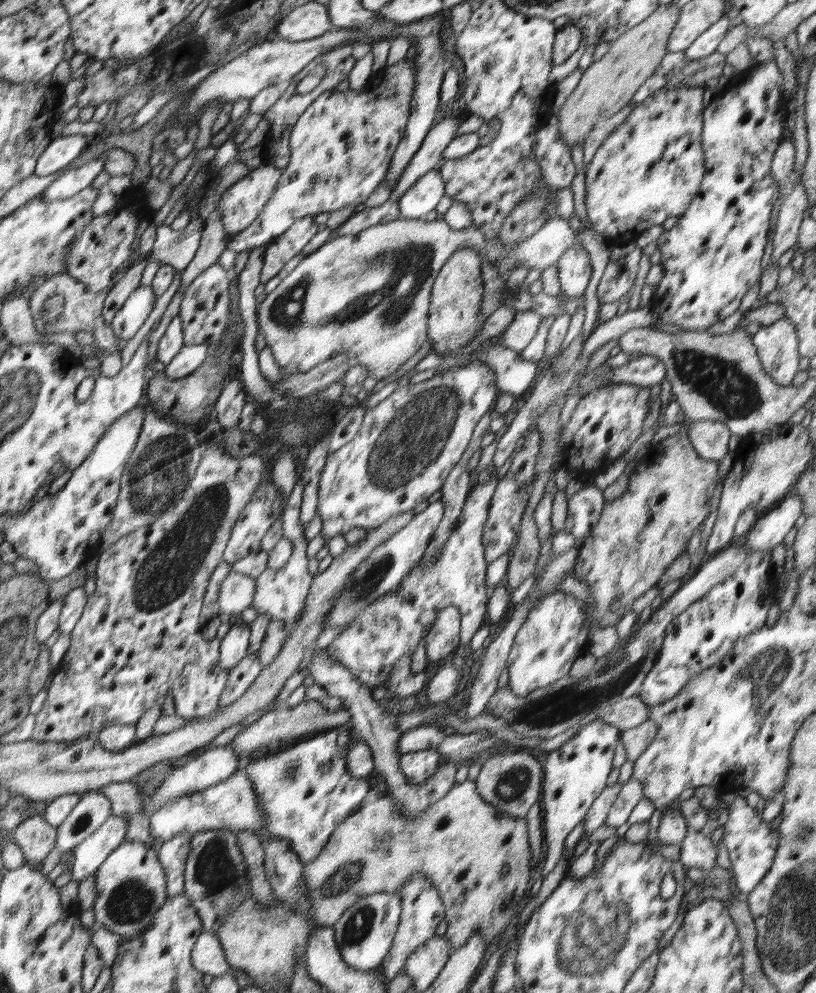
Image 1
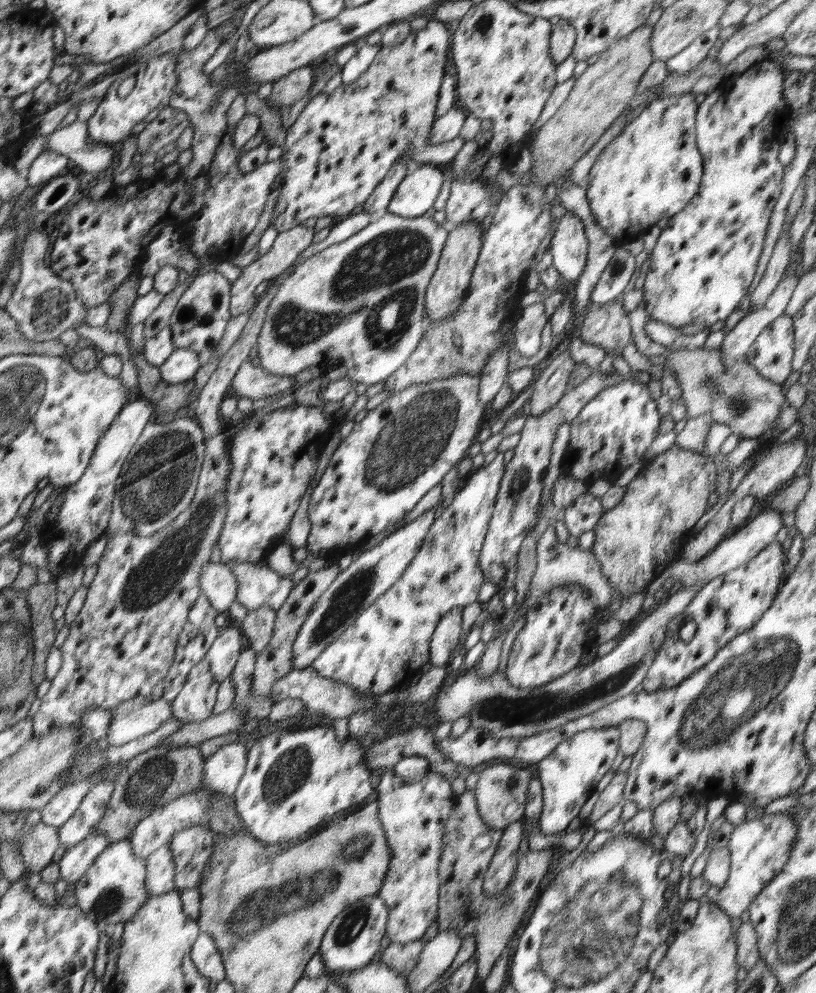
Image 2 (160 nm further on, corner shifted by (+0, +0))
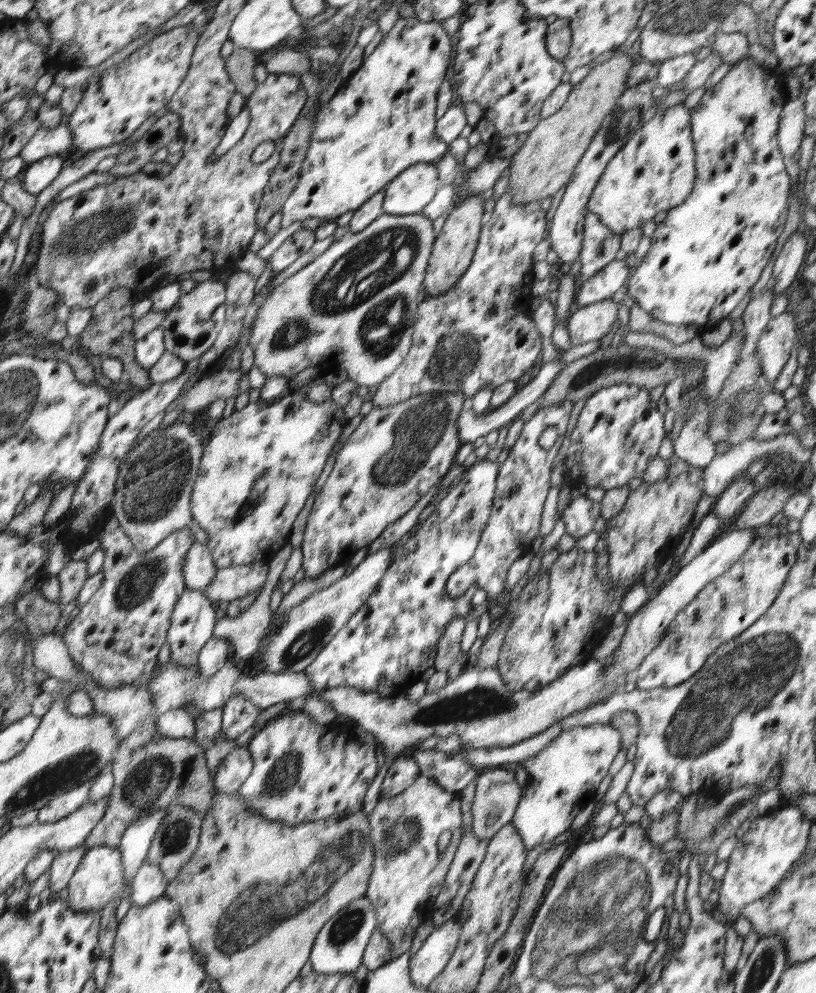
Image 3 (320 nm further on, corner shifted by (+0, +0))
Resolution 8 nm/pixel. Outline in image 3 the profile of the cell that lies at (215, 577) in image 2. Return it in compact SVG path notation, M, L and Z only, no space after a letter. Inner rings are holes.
M196 541L187 548L183 562L185 586L194 590L203 590L211 583L215 570L213 556L207 545Z

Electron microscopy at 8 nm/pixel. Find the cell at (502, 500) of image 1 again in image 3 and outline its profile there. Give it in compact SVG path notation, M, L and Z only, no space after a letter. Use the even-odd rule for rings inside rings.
M562 401L558 404L538 410L537 414L533 414L525 421L519 438L516 440L516 443L509 448L508 458L499 466L492 510L475 553L466 564L457 568L448 577L446 592L452 598L462 596L462 594L466 592L466 589L474 582L478 585L479 589L487 592L488 601L493 605L505 598L504 582L506 580L508 568L512 566L515 560L531 552L532 541L539 535L544 501L546 500L548 489L550 488L552 462L554 462L554 457L562 444L562 440L564 440L564 436L566 436L566 426L572 407L573 404L571 404L570 401ZM550 426L556 426L558 437L550 449L542 449L542 447L538 445L538 438L541 433L544 432L546 428L550 428Z

